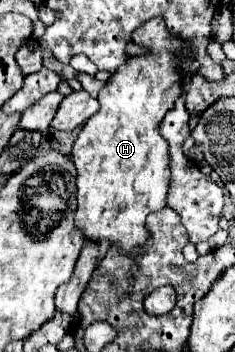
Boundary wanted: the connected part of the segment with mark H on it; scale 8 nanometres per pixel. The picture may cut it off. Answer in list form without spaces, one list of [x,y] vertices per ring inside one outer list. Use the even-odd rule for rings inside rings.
[[[152,18],[144,24],[140,24],[134,34],[132,42],[140,44],[148,50],[144,56],[128,58],[126,64],[122,64],[110,80],[104,84],[104,88],[98,94],[100,110],[94,114],[84,128],[80,130],[74,148],[72,158],[78,168],[76,178],[76,198],[78,198],[78,210],[76,210],[76,226],[82,230],[82,234],[92,242],[108,240],[112,246],[118,246],[124,252],[132,252],[134,248],[142,250],[148,242],[148,230],[146,230],[146,216],[152,212],[158,212],[166,206],[166,192],[168,192],[168,146],[166,140],[160,136],[160,122],[166,116],[168,110],[176,104],[176,100],[184,94],[184,70],[182,62],[176,58],[194,58],[190,52],[190,44],[174,34],[168,32],[164,18]]]

